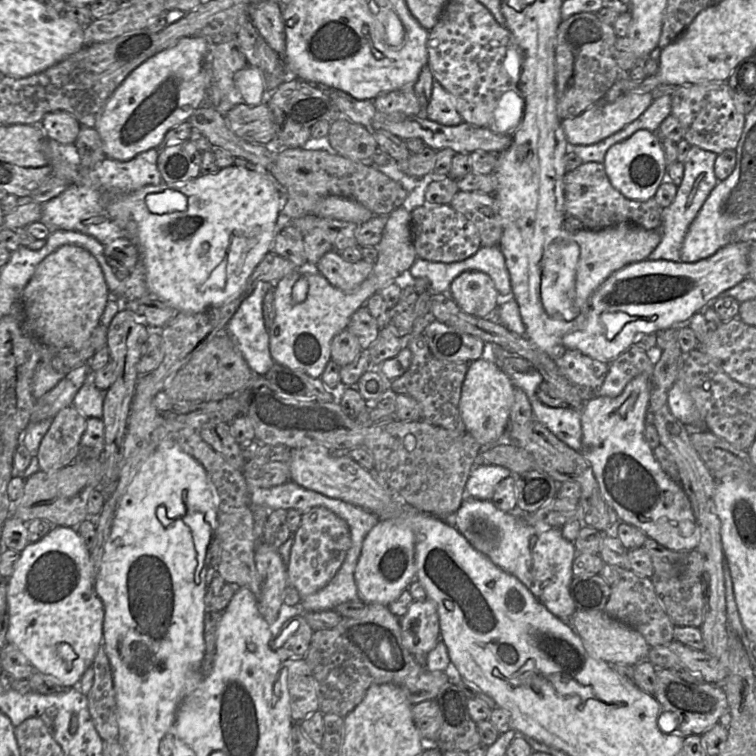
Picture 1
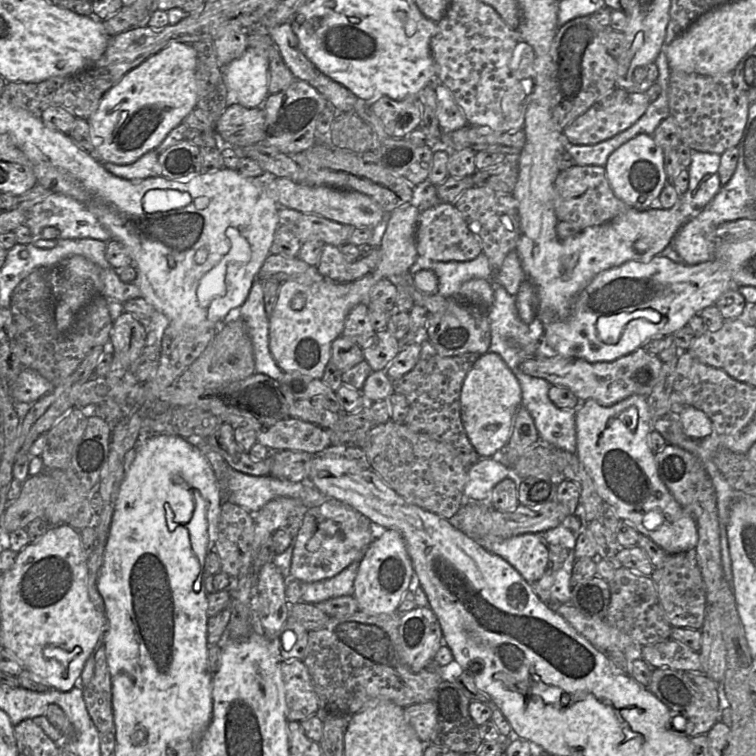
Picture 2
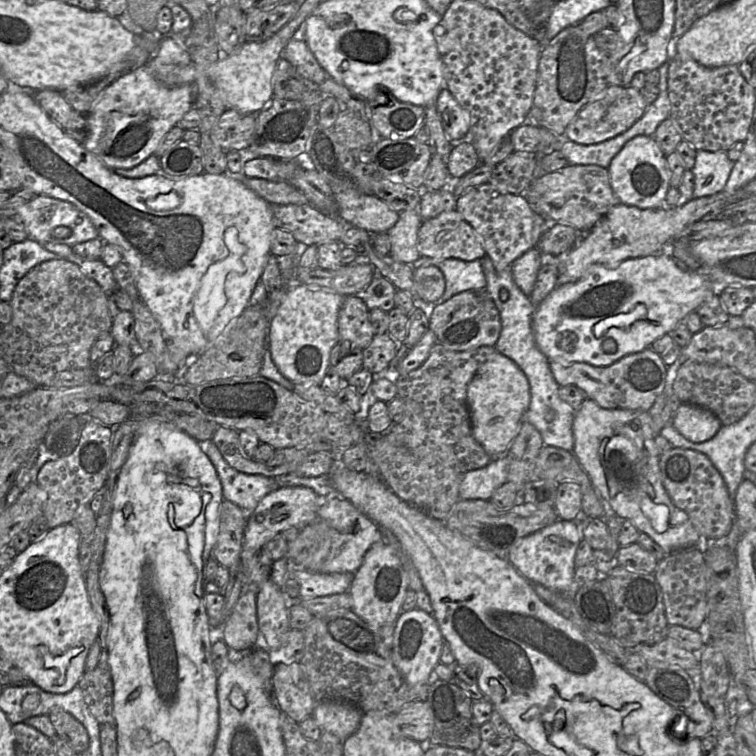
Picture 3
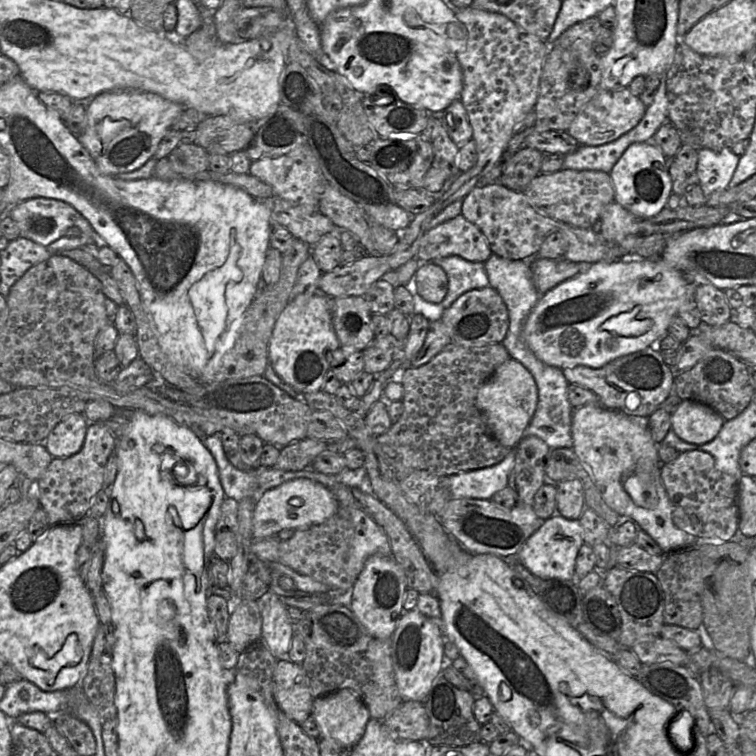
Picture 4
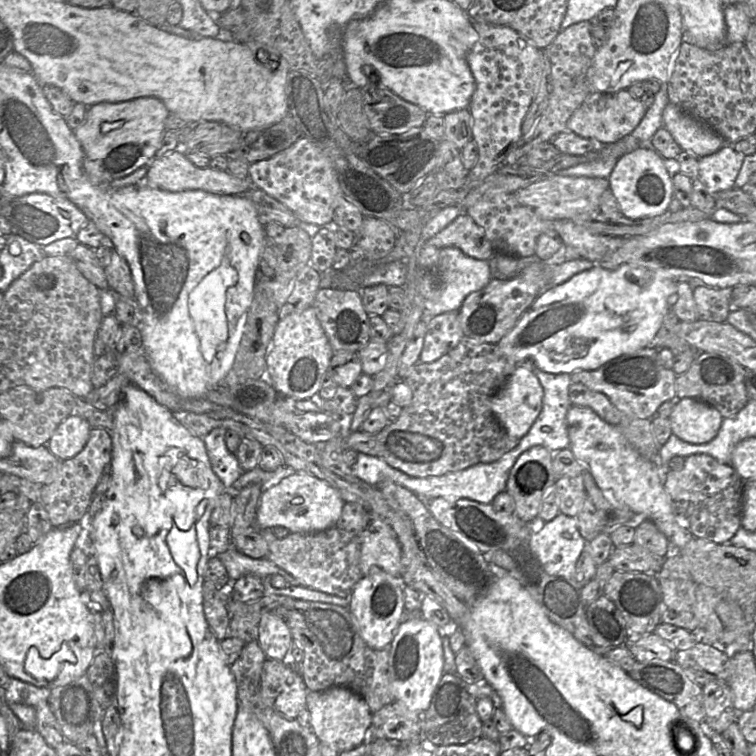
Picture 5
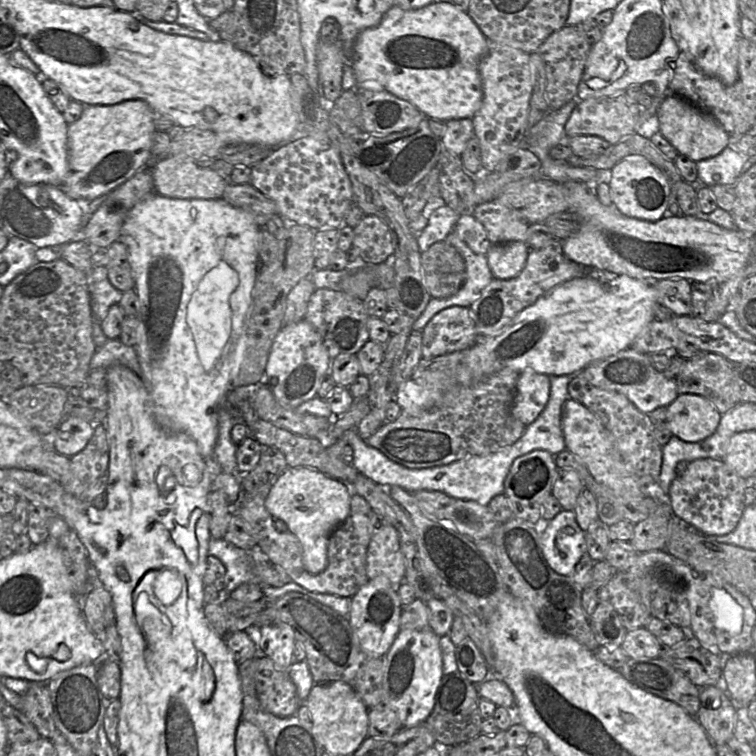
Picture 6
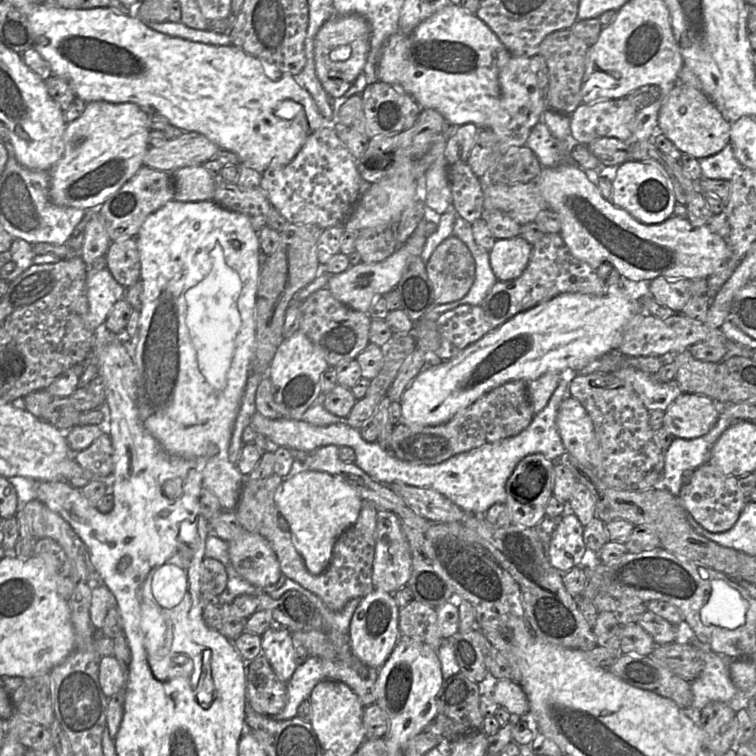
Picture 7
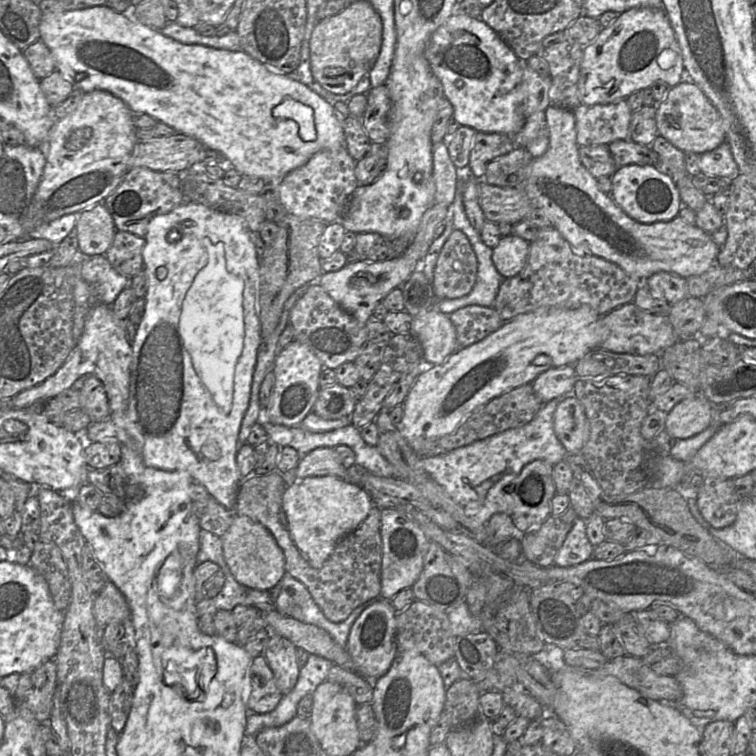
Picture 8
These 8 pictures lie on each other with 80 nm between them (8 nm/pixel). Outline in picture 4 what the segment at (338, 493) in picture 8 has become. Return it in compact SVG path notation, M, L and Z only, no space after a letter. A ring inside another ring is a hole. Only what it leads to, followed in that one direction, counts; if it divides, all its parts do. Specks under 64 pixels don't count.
M307 478L287 481L265 491L261 497L254 498L256 499L253 514L254 538L277 536L278 532L286 528L299 530L322 524L340 508L340 503L331 490Z

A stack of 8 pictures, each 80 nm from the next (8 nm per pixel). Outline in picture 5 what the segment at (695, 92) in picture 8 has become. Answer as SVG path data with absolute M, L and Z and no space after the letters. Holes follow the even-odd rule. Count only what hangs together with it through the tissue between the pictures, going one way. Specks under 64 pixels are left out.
M669 102L663 111L663 127L683 151L696 158L711 155L725 145L719 134Z

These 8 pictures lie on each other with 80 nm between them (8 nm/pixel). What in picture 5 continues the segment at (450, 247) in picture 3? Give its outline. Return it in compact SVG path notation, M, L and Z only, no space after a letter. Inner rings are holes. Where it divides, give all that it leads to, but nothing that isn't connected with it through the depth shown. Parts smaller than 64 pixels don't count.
M465 212L424 245L434 246L438 249L456 247L467 256L479 260L490 260L495 253L484 229Z

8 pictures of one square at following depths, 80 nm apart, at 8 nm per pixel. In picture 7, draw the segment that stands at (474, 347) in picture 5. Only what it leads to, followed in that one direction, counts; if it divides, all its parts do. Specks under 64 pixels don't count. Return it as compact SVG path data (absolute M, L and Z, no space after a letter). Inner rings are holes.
M509 381L484 394L446 423L420 428L409 428L402 422L394 425L388 452L402 461L435 465L454 455L516 436L529 426L534 416L527 393L527 382Z

